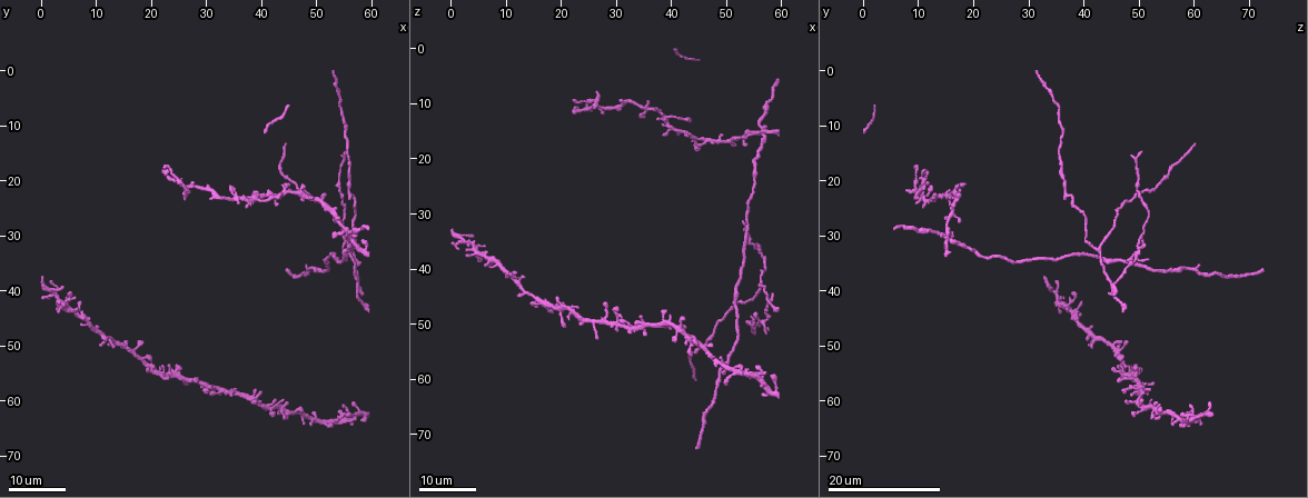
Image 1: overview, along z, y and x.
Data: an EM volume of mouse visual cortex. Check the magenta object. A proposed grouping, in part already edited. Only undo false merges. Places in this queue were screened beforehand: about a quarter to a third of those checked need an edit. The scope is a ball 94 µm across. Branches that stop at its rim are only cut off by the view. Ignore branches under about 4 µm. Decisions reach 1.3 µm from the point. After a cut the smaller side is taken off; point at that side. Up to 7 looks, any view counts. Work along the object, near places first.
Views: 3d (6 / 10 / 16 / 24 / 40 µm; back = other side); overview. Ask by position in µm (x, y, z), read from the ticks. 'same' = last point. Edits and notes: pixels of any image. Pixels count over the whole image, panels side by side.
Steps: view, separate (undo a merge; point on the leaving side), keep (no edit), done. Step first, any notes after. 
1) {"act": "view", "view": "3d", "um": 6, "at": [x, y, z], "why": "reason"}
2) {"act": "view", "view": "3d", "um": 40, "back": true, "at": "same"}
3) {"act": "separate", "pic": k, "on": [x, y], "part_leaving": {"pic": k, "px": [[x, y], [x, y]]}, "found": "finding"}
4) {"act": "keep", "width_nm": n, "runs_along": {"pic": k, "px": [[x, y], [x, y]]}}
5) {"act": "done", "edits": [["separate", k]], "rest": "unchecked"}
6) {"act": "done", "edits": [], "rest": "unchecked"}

{"act": "view", "view": "3d", "um": 24, "at": [56.0, 30.0, 14.5], "why": "a fork"}

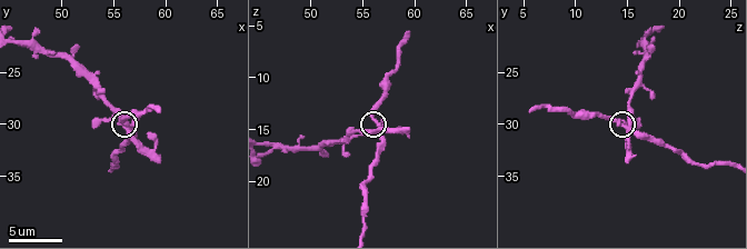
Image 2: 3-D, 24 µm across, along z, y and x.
{"act": "view", "view": "3d", "um": 10, "at": [56.4, 30.2, 15.0]}

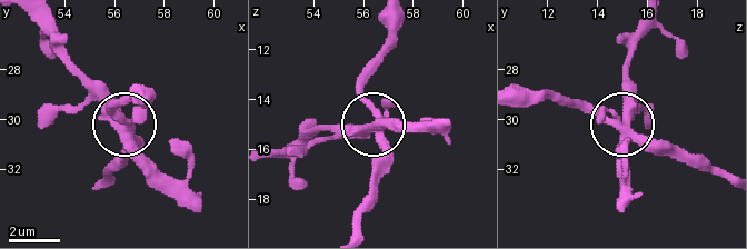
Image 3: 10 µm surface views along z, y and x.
{"act": "view", "view": "3d", "um": 6, "at": [56.5, 30.2, 14.8]}

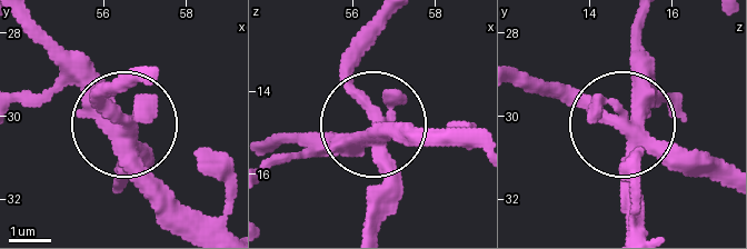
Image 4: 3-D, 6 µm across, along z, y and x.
{"act": "separate", "pic": 4, "on": [98, 106], "side_arm_um": 11, "arms": 3, "found": "two neurons meet here"}

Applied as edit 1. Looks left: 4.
{"act": "view", "view": "3d", "um": 24, "at": [39.0, 23.5, 12.5], "why": "looks like a crossing"}

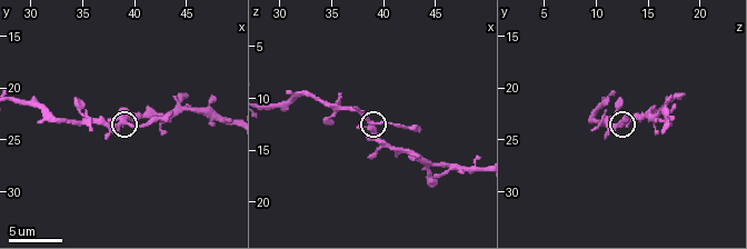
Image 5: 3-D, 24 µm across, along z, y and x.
{"act": "view", "view": "3d", "um": 6, "at": [39.0, 23.2, 12.6], "why": "zoom in"}

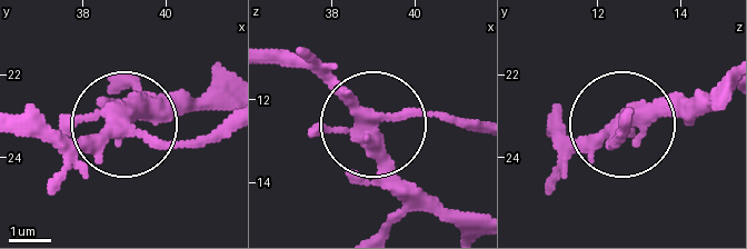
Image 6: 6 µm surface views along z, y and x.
{"act": "keep", "arms": 4, "found": "continuous, no second neuron"}

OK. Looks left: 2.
{"act": "view", "view": "3d", "um": 24, "at": [57.5, 39.0, 45.5], "why": "three-way junction"}

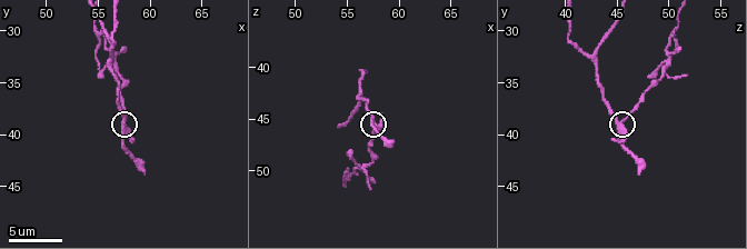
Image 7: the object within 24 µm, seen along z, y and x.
{"act": "view", "view": "3d", "um": 10, "at": [57.6, 39.4, 45.2], "why": "zoom in"}

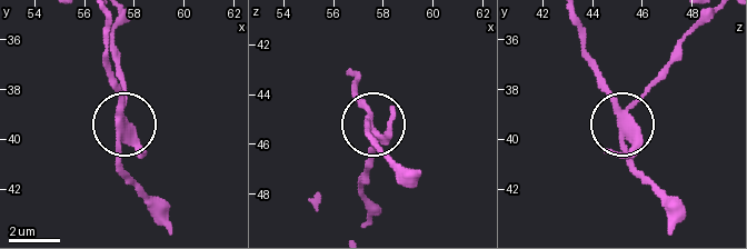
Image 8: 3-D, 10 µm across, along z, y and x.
{"act": "separate", "pic": 8, "on": [390, 138], "part_leaving": {"pic": 8, "px": [[118, 122], [125, 80], [111, 36], [116, 22]]}, "found": "two neurons meet here"}

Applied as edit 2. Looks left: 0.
{"act": "done", "edits": [["separate", 4], ["separate", 8]], "rest": "unchecked"}

